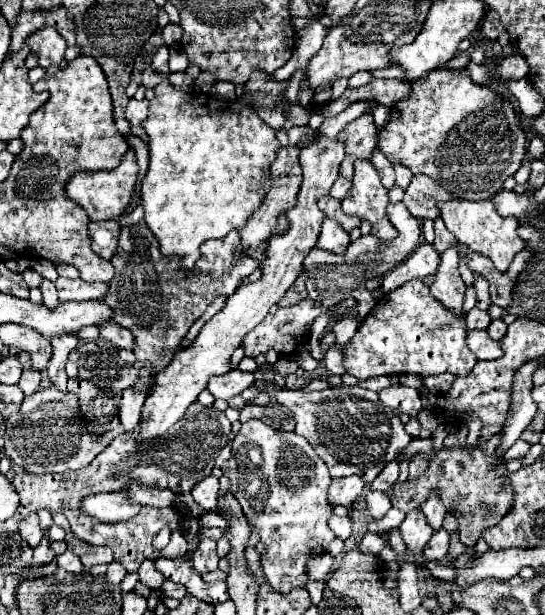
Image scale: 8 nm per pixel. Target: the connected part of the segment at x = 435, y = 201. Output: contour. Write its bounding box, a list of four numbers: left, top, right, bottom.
[403,175,454,221]

